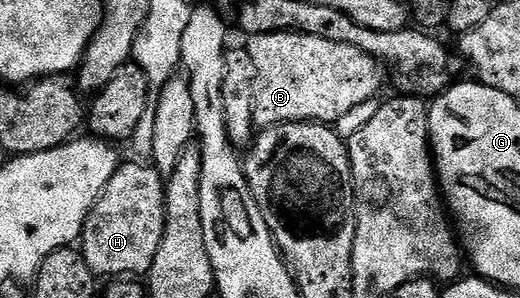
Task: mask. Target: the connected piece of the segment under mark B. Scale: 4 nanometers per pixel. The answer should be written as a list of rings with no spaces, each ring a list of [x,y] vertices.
[[[271,32],[251,37],[247,43],[256,75],[252,122],[257,129],[307,120],[332,126],[353,106],[381,95],[381,65],[354,46],[310,38],[301,32]]]

